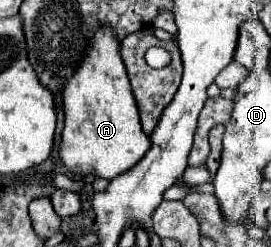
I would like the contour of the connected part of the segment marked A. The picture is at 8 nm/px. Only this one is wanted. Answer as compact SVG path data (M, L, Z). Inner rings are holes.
M100 29L84 59L80 71L64 89L66 119L60 141L60 161L76 179L94 175L112 181L134 167L150 151L152 141L140 125L130 79L120 57L120 43L116 43L112 31Z

